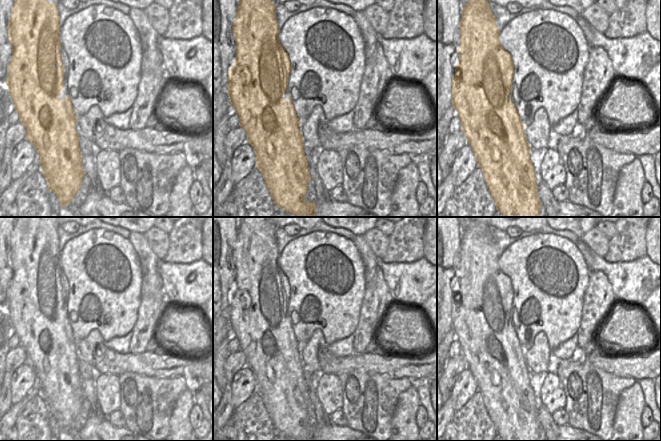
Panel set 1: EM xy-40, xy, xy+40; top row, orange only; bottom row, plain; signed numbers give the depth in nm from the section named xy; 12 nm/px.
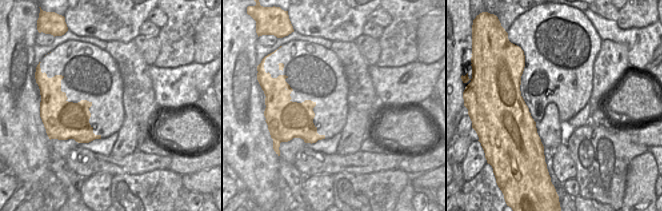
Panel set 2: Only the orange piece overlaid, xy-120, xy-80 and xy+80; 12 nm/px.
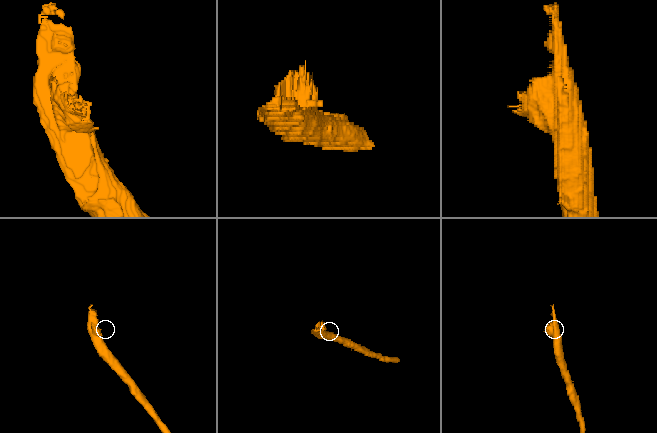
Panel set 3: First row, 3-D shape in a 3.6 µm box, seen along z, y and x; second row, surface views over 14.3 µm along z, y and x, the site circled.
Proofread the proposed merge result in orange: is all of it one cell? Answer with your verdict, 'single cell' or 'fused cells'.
fused cells

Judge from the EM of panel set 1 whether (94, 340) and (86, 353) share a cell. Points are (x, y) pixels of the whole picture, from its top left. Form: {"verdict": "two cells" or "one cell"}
{"verdict": "one cell"}

